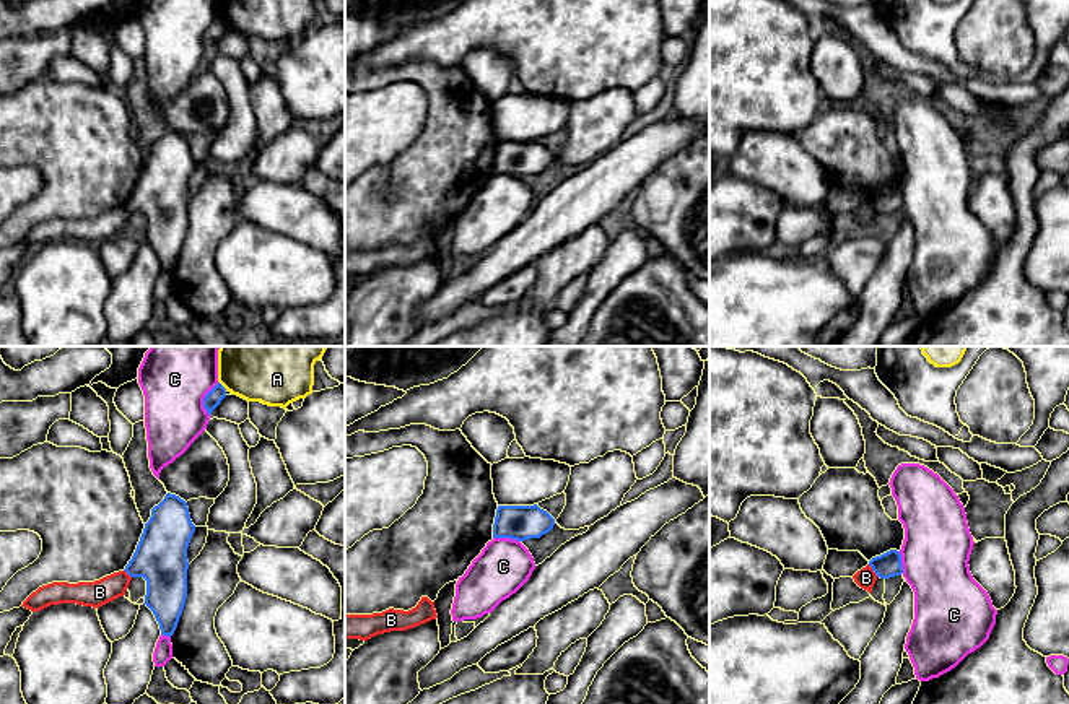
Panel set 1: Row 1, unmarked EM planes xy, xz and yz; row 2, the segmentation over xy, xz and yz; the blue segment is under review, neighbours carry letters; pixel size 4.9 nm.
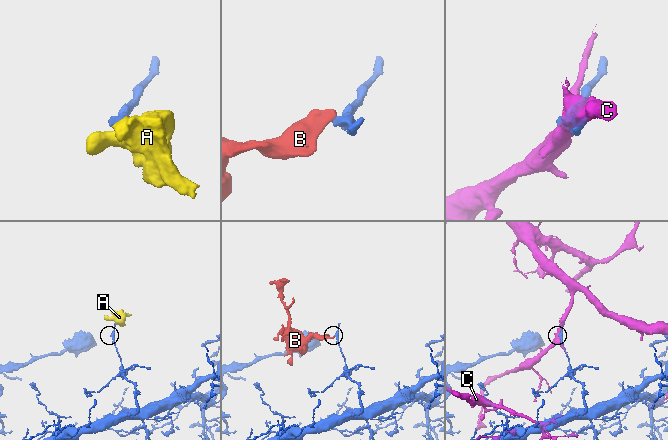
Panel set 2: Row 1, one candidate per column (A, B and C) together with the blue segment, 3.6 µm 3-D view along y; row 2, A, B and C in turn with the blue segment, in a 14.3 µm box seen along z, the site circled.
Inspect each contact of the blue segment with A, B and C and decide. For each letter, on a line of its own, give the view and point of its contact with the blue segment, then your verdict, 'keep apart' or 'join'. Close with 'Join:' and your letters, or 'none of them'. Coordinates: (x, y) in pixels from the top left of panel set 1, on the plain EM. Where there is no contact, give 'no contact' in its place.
A: contact xy (222, 21); keep apart
B: contact yz (872, 205); keep apart
C: contact xy (204, 34); keep apart
Join: none of them

